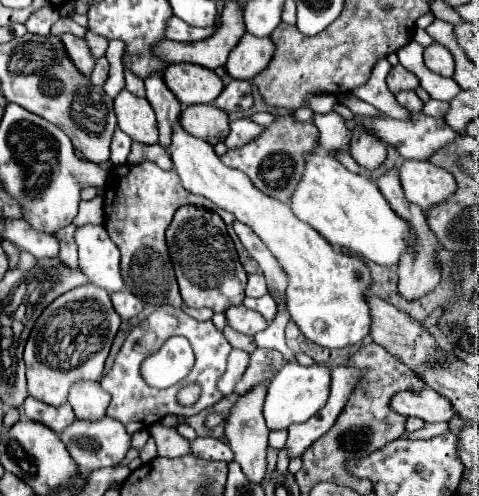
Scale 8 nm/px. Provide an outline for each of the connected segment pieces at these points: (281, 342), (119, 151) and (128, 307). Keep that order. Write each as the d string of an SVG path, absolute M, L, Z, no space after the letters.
M280 297L275 298L278 303L276 318L269 324L265 331L255 335L255 343L260 348L270 348L279 351L288 362L296 362L293 351L287 346L285 339L285 328L290 320L285 302Z
M117 129L113 135L113 143L111 143L111 163L125 165L129 149L131 149L131 137L127 137L121 129Z
M129 291L111 293L111 301L113 301L113 307L115 307L115 311L119 313L121 319L131 319L131 317L135 317L135 315L143 309L143 305L145 305L139 297L135 297L135 295L129 293Z

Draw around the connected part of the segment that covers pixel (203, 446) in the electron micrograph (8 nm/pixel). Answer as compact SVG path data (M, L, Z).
M197 437L195 441L191 441L191 449L193 449L193 455L201 457L201 459L215 459L215 461L233 461L233 453L231 453L231 447L225 443L225 441L219 441L219 439L213 439L213 437Z

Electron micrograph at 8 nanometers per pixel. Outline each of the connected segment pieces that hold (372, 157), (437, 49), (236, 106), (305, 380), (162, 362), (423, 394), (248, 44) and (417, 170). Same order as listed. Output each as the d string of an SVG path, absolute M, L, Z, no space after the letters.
M355 125L349 151L351 151L351 157L359 165L367 167L369 171L379 167L387 157L385 143L379 141L377 137L371 137L371 133L367 133L367 129L363 129L363 125Z
M433 43L431 47L425 49L425 65L433 73L441 73L443 77L453 77L453 73L455 73L453 55L449 53L447 47L443 47L439 43Z
M229 81L223 93L215 99L215 105L223 111L245 111L253 105L251 81Z
M287 363L269 383L267 399L265 399L265 421L269 429L287 429L291 423L307 421L311 415L315 415L325 403L327 393L331 385L331 369L325 363L313 363L309 367Z
M171 337L163 347L147 357L141 365L141 375L147 385L166 389L185 379L195 364L195 355L185 337Z
M425 387L421 391L401 391L391 399L393 411L407 415L407 417L419 417L425 423L437 423L437 421L451 421L455 417L453 405L435 393L433 389Z
M245 33L231 51L225 69L233 79L253 79L269 65L273 53L275 43L271 37L251 37L251 33Z
M405 161L399 167L399 177L407 201L419 205L423 213L447 201L457 189L455 177L429 161Z

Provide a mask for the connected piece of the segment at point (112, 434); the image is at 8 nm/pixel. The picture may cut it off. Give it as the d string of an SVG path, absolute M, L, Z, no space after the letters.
M103 417L99 421L75 419L59 437L65 443L65 447L69 449L71 457L81 467L81 471L95 471L101 467L119 465L125 459L127 451L131 449L131 435L119 421L115 421L111 417Z

